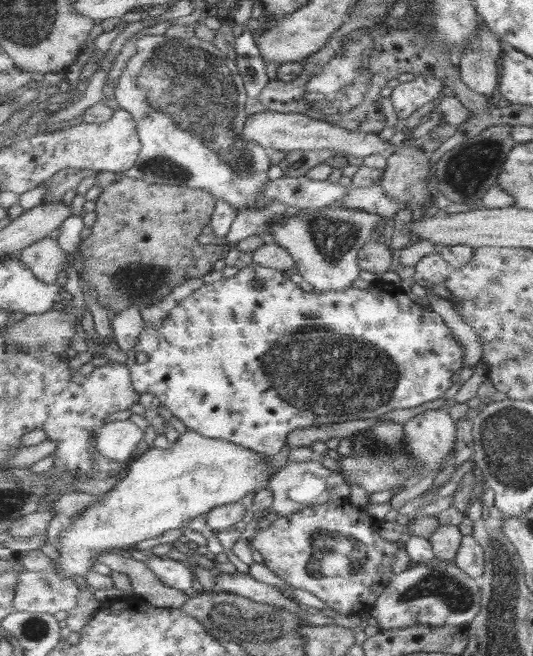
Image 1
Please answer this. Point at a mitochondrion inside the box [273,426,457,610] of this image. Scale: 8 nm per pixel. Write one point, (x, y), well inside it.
(336, 557)

